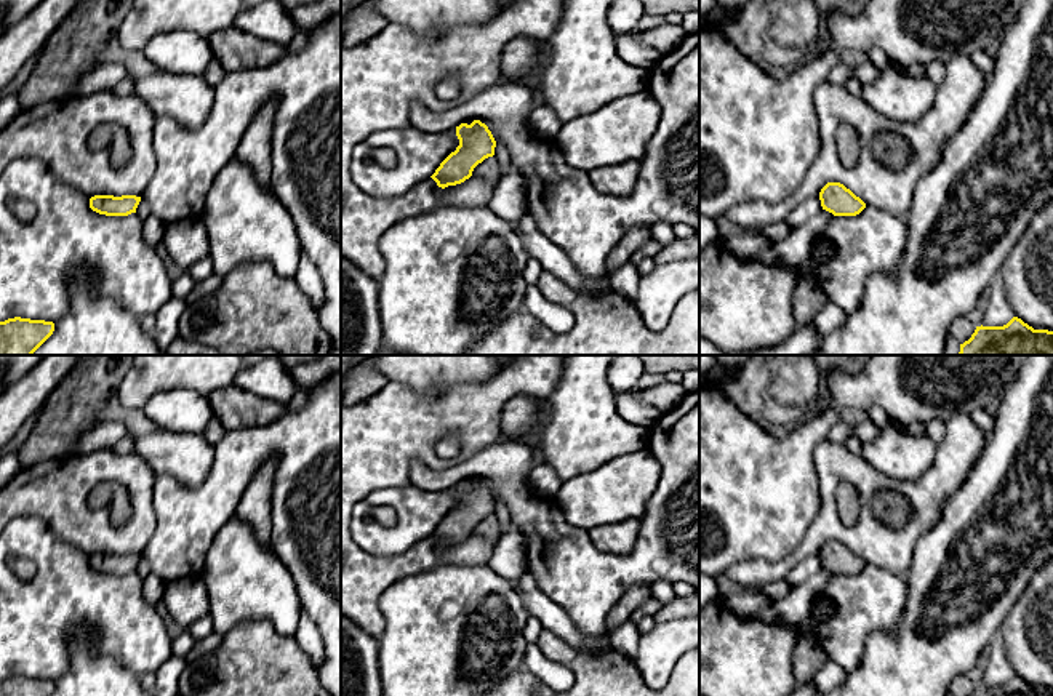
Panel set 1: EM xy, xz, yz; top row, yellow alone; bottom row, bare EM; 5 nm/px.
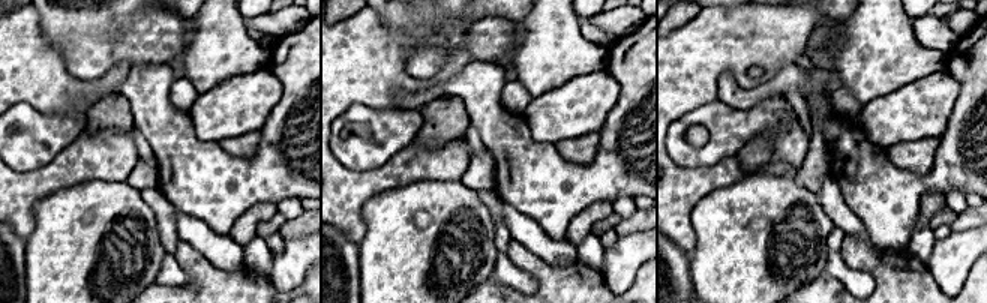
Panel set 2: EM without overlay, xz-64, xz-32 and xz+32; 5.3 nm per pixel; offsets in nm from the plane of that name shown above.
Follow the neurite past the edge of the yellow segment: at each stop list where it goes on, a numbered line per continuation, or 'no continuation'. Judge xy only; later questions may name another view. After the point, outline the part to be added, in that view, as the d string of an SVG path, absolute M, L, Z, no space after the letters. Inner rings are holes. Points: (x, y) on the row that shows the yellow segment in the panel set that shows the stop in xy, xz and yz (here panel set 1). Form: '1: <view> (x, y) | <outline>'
no continuation

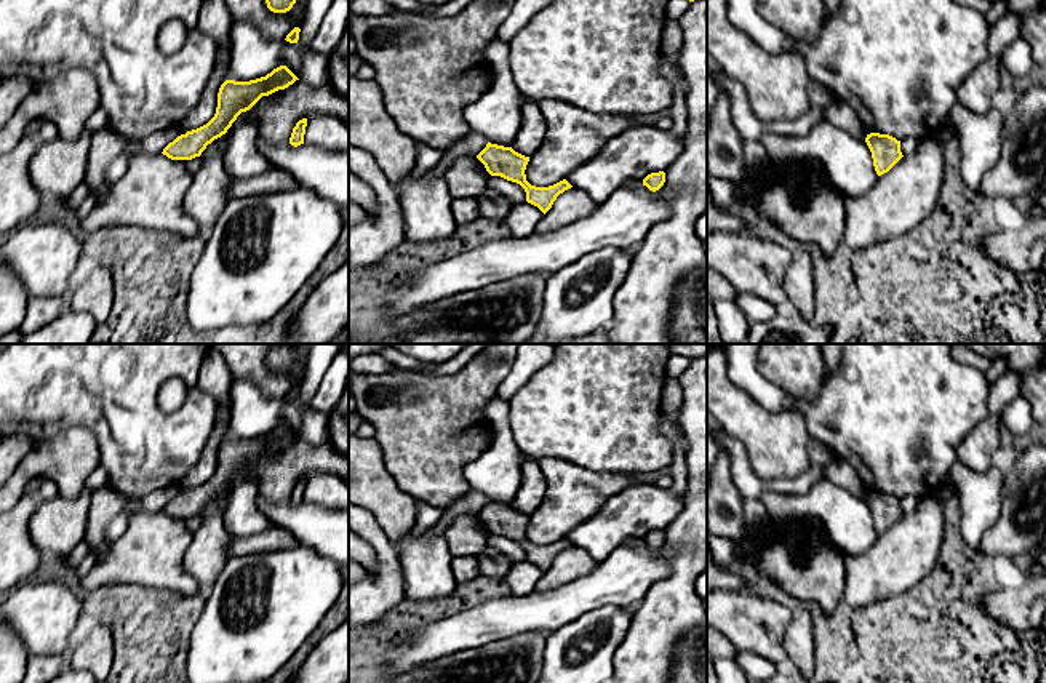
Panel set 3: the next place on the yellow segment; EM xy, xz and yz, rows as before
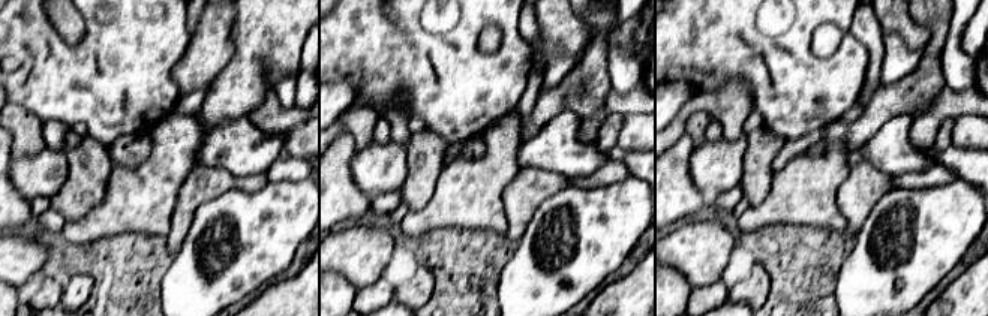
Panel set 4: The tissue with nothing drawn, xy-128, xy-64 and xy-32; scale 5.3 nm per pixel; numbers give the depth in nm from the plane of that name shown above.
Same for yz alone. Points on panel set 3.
no continuation

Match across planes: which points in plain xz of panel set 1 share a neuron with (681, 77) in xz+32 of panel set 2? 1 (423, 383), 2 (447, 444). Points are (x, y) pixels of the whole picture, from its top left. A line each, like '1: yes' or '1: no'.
1: no
2: no

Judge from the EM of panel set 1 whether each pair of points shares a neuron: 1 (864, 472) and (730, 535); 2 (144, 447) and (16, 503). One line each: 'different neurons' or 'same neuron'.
1: different neurons
2: different neurons

